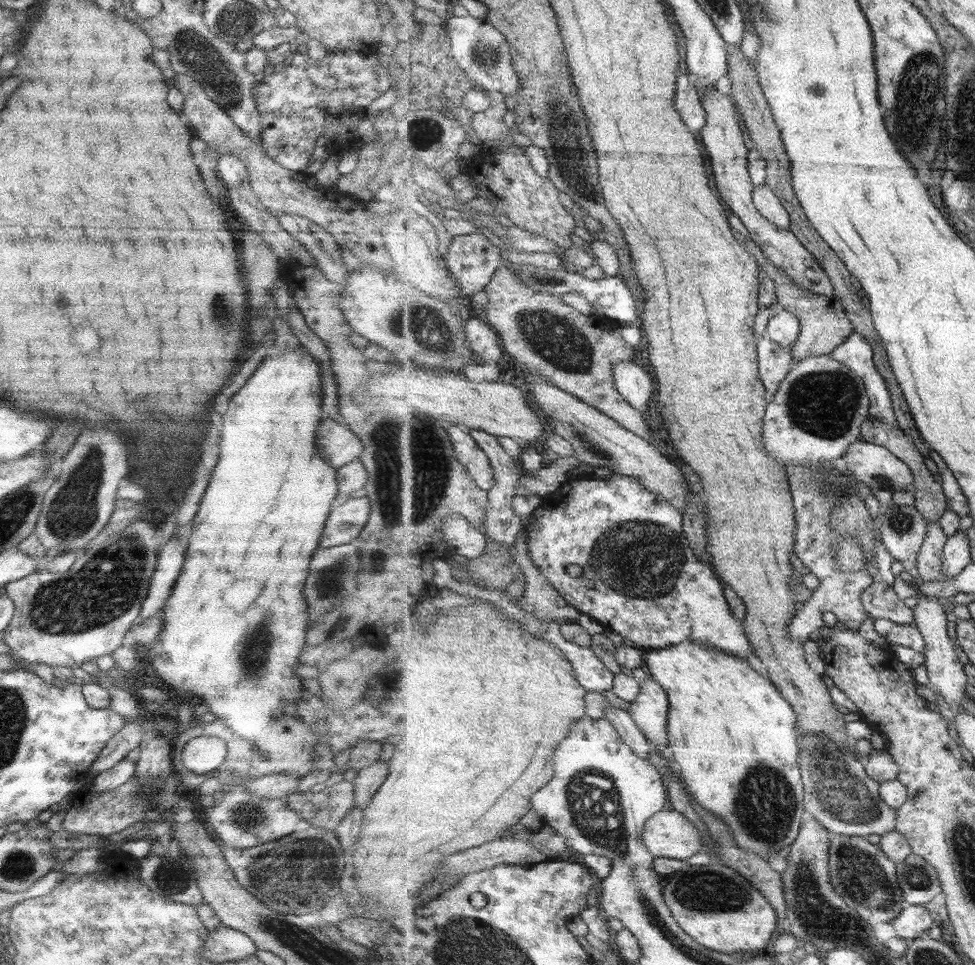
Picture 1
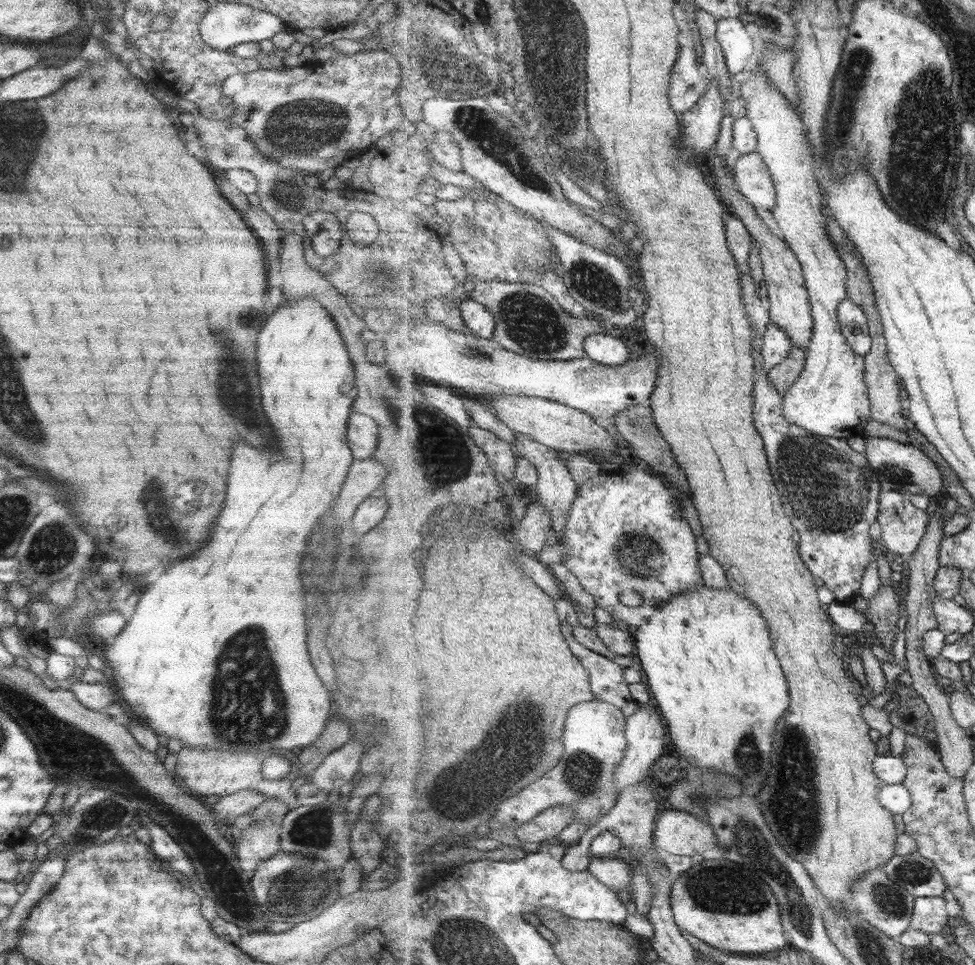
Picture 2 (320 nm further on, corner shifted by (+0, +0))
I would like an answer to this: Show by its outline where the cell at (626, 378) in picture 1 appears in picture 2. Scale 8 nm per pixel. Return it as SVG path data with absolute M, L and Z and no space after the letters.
M593 334L584 342L586 356L604 365L619 366L631 360L631 350L627 344L615 336Z

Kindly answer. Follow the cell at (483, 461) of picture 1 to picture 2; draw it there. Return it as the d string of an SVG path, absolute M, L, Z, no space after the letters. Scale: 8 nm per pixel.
M469 427L468 431L490 460L496 464L497 472L512 482L518 470L518 454L514 444L494 432L479 427Z

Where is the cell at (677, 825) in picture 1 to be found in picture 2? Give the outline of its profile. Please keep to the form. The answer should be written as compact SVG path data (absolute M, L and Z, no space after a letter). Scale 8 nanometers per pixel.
M675 808L660 814L654 830L654 841L662 853L690 857L719 845L713 825Z

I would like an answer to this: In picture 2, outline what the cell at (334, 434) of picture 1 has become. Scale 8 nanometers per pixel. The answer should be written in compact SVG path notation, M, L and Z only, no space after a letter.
M351 411L346 424L346 443L352 457L357 460L370 458L377 437L378 428L373 419Z

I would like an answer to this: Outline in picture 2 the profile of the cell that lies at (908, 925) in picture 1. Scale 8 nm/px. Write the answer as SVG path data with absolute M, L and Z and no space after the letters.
M916 897L911 927L928 935L939 934L949 924L947 902L941 897Z

